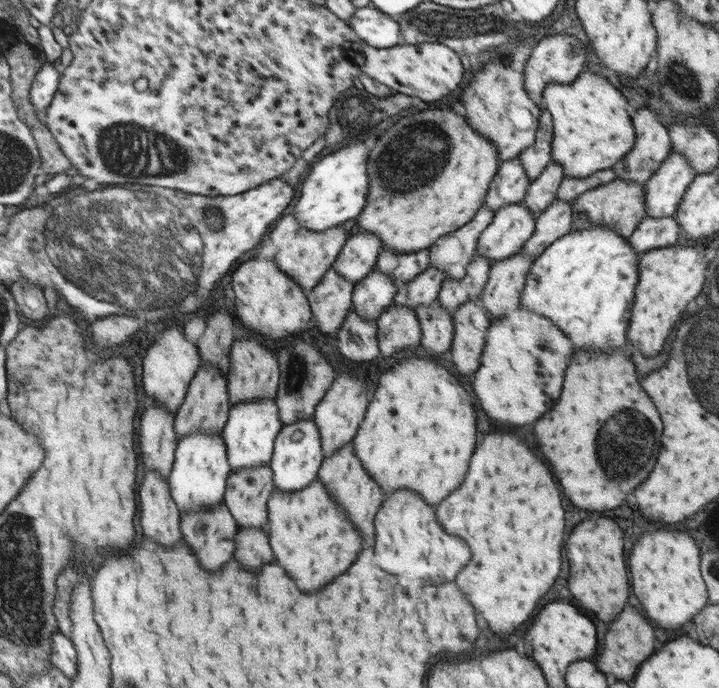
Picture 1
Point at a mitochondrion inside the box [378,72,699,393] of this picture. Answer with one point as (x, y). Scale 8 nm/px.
(549, 344)

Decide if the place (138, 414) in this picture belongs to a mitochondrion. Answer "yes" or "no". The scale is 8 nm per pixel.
no

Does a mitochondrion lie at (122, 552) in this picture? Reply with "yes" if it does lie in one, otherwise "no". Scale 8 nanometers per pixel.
no

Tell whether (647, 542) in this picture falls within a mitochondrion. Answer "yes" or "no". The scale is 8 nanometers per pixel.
no

